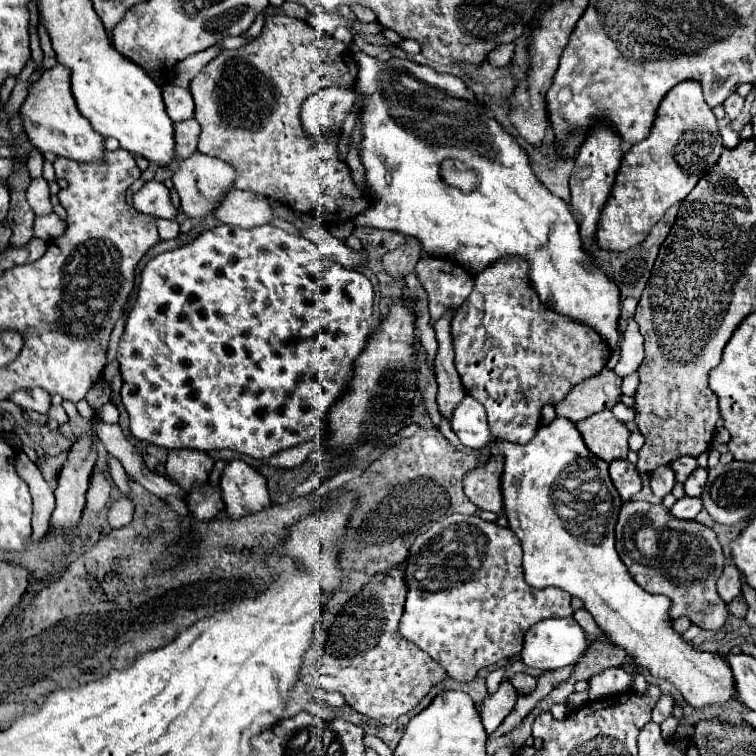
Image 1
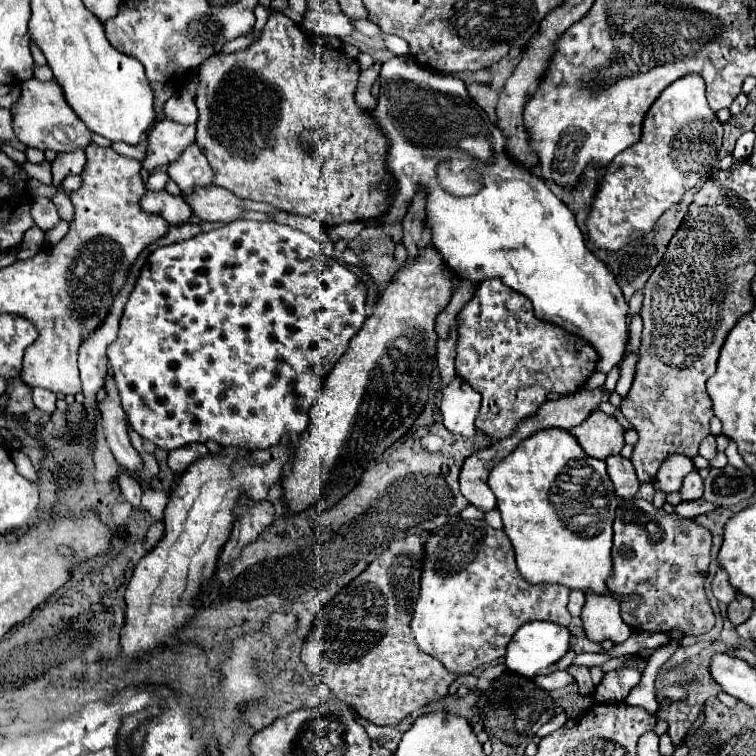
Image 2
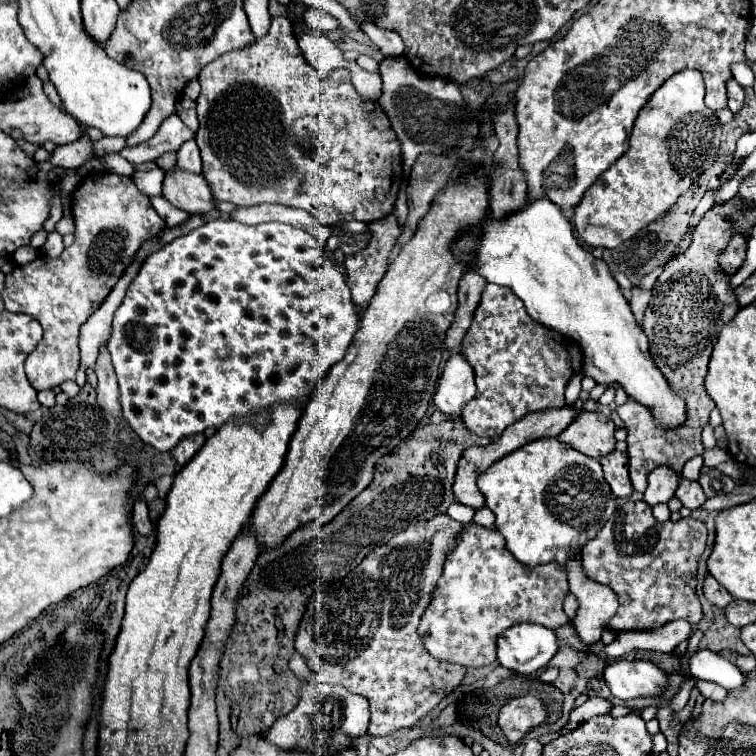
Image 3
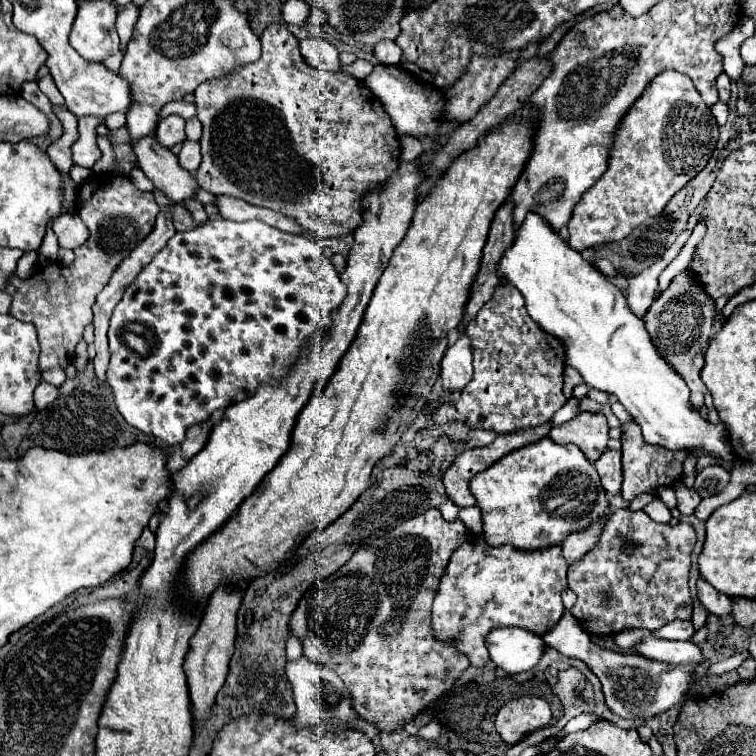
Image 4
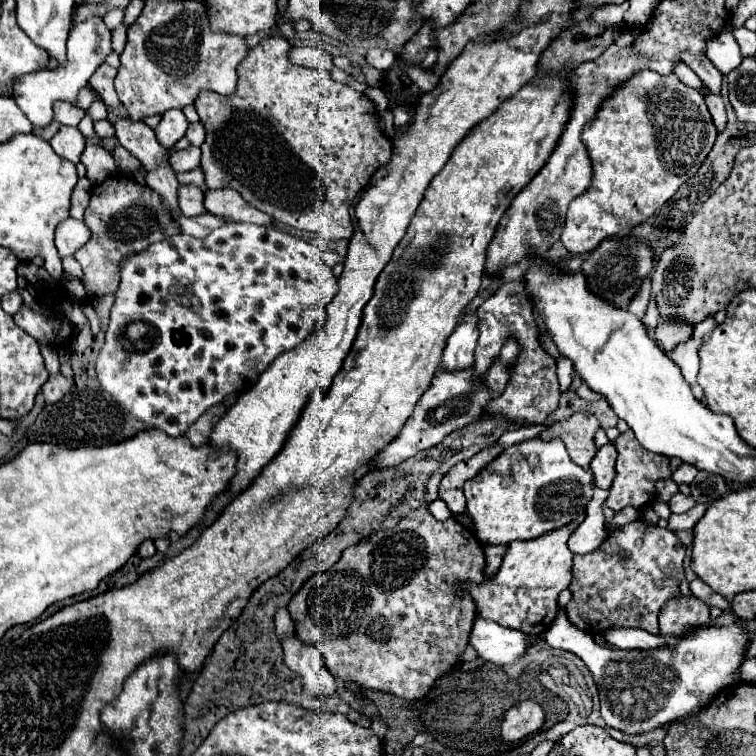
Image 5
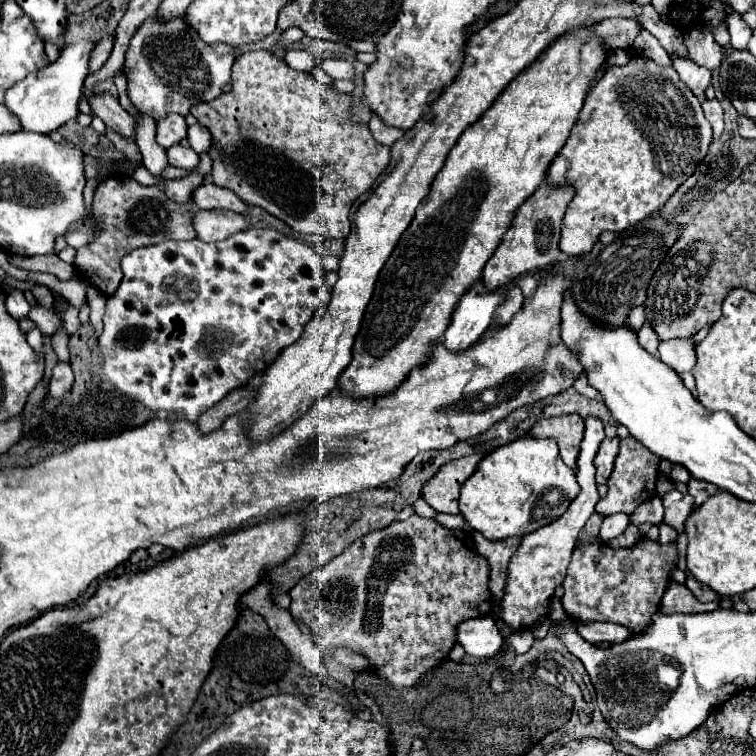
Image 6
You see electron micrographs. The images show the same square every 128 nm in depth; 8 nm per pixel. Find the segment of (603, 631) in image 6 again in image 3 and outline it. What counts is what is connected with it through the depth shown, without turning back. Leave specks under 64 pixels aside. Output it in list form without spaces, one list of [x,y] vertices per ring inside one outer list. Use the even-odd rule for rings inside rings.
[[[698,650],[690,658],[690,674],[700,680],[708,680],[714,684],[720,684],[726,690],[738,690],[744,688],[746,676],[744,672],[712,650]]]

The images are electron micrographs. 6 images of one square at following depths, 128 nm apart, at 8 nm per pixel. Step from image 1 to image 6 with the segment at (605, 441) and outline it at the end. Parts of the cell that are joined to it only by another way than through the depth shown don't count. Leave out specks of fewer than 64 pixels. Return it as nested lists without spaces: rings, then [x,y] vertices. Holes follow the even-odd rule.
[[[576,414],[546,418],[534,424],[530,430],[534,438],[554,438],[560,448],[560,456],[564,464],[570,468],[576,468],[578,454],[580,454],[580,442],[584,440],[584,418]]]

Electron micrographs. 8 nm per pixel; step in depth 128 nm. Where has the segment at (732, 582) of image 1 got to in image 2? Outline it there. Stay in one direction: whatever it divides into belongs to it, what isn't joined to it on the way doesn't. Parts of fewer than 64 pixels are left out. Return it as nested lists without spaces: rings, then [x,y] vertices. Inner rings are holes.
[[[720,568],[712,580],[712,592],[716,596],[718,602],[724,602],[724,604],[730,604],[736,596],[736,590],[732,588],[730,580],[728,580],[728,572],[724,568]]]

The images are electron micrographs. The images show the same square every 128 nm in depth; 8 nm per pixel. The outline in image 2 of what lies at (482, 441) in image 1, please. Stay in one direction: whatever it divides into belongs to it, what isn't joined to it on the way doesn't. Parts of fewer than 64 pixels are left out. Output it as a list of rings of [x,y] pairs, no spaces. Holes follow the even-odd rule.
[[[454,380],[452,384],[444,386],[444,400],[442,400],[442,416],[444,416],[444,426],[456,434],[456,436],[464,436],[464,438],[472,438],[476,436],[476,418],[480,412],[480,394],[472,388],[468,388],[468,384],[464,384],[464,380]]]

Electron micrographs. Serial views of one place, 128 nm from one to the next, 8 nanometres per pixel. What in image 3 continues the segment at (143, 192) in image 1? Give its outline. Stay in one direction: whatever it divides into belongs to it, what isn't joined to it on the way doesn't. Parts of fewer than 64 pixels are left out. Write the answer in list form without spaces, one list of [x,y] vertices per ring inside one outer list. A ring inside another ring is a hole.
[[[160,194],[160,196],[152,196],[150,202],[152,202],[154,210],[164,218],[164,222],[166,222],[168,226],[178,226],[178,224],[186,222],[186,218],[190,216],[188,212],[184,212],[184,210],[176,208],[174,204],[170,204],[162,194]]]

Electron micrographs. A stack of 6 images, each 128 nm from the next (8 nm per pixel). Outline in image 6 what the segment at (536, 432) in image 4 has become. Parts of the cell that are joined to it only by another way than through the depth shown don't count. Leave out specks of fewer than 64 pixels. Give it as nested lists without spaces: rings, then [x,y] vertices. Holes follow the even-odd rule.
[[[474,452],[470,456],[444,464],[440,472],[424,484],[422,498],[438,512],[460,514],[460,508],[458,508],[460,488],[474,474],[482,458],[484,458],[482,452]]]

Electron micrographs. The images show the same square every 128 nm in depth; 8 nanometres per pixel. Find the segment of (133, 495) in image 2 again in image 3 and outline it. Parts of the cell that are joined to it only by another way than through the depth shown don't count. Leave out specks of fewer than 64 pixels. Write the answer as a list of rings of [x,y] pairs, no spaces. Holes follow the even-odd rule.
[[[136,500],[134,502],[134,508],[132,508],[132,522],[134,522],[134,528],[148,536],[152,532],[152,522],[150,522],[150,516],[148,516],[148,506],[144,500]]]

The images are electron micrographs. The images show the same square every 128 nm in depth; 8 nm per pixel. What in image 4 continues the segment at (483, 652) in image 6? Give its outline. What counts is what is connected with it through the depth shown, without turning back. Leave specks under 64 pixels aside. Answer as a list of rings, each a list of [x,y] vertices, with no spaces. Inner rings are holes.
[[[498,628],[486,636],[490,660],[508,674],[532,670],[544,650],[546,642],[542,636],[524,628]]]

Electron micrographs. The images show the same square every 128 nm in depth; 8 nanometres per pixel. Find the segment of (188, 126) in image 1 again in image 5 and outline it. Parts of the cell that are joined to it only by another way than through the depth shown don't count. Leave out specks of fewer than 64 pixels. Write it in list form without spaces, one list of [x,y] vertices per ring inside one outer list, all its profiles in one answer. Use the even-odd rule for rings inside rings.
[[[172,108],[172,110],[162,114],[160,124],[156,126],[158,142],[164,148],[172,148],[184,136],[186,128],[188,128],[188,120],[186,120],[182,110],[180,108]]]

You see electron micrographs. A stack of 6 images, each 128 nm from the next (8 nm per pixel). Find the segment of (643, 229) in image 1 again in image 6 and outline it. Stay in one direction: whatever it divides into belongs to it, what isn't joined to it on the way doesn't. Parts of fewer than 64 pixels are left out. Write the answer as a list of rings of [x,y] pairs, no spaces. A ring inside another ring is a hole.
[[[636,56],[626,66],[608,68],[590,90],[590,96],[586,96],[564,148],[548,170],[548,182],[572,184],[576,188],[576,196],[568,204],[562,220],[560,250],[566,256],[590,252],[602,232],[624,232],[658,212],[676,188],[692,176],[700,160],[704,160],[710,142],[712,126],[704,118],[702,104],[674,68],[662,68],[646,56]]]

